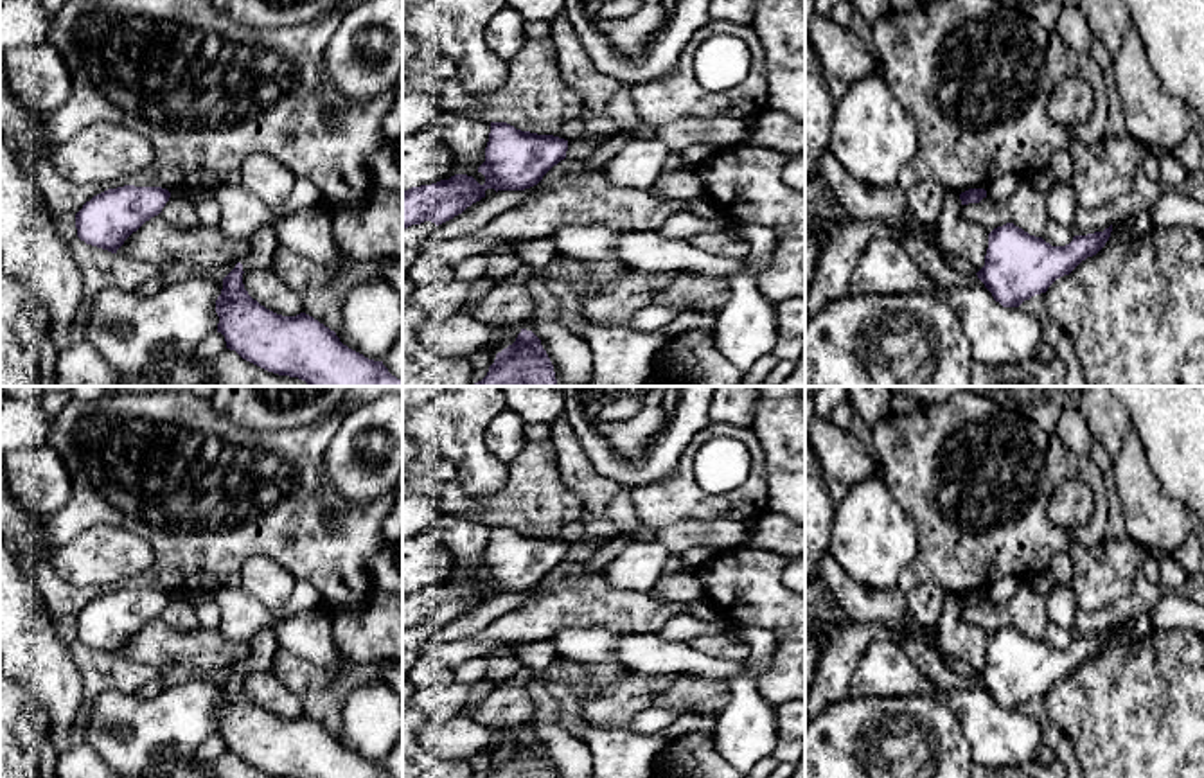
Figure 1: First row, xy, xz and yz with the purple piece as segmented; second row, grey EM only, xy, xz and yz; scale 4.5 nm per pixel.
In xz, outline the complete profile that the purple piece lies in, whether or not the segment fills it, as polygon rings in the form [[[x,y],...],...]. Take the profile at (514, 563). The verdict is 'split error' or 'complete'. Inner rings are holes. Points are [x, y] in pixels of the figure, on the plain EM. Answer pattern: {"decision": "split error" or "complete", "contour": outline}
{"decision": "complete", "contour": [[[491,525],[485,564],[478,570],[485,586],[480,588],[467,577],[455,577],[449,582],[403,593],[403,631],[424,623],[438,629],[485,600],[487,591],[496,595],[530,591],[566,561],[566,553],[564,541],[521,534],[507,525]]]}

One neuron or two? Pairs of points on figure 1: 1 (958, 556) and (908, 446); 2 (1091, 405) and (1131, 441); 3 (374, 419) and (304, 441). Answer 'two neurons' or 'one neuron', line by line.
1: one neuron
2: two neurons
3: two neurons

